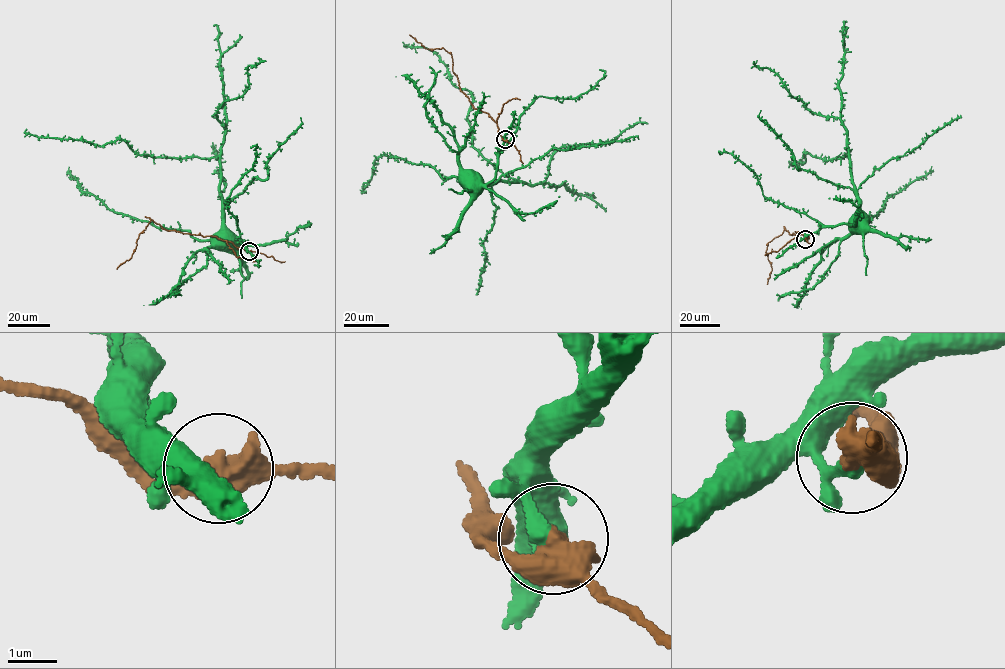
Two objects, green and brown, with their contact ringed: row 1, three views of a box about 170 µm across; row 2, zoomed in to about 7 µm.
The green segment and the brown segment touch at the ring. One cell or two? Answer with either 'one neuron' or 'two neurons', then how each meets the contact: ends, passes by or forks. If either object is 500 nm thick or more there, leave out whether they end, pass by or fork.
two neurons

